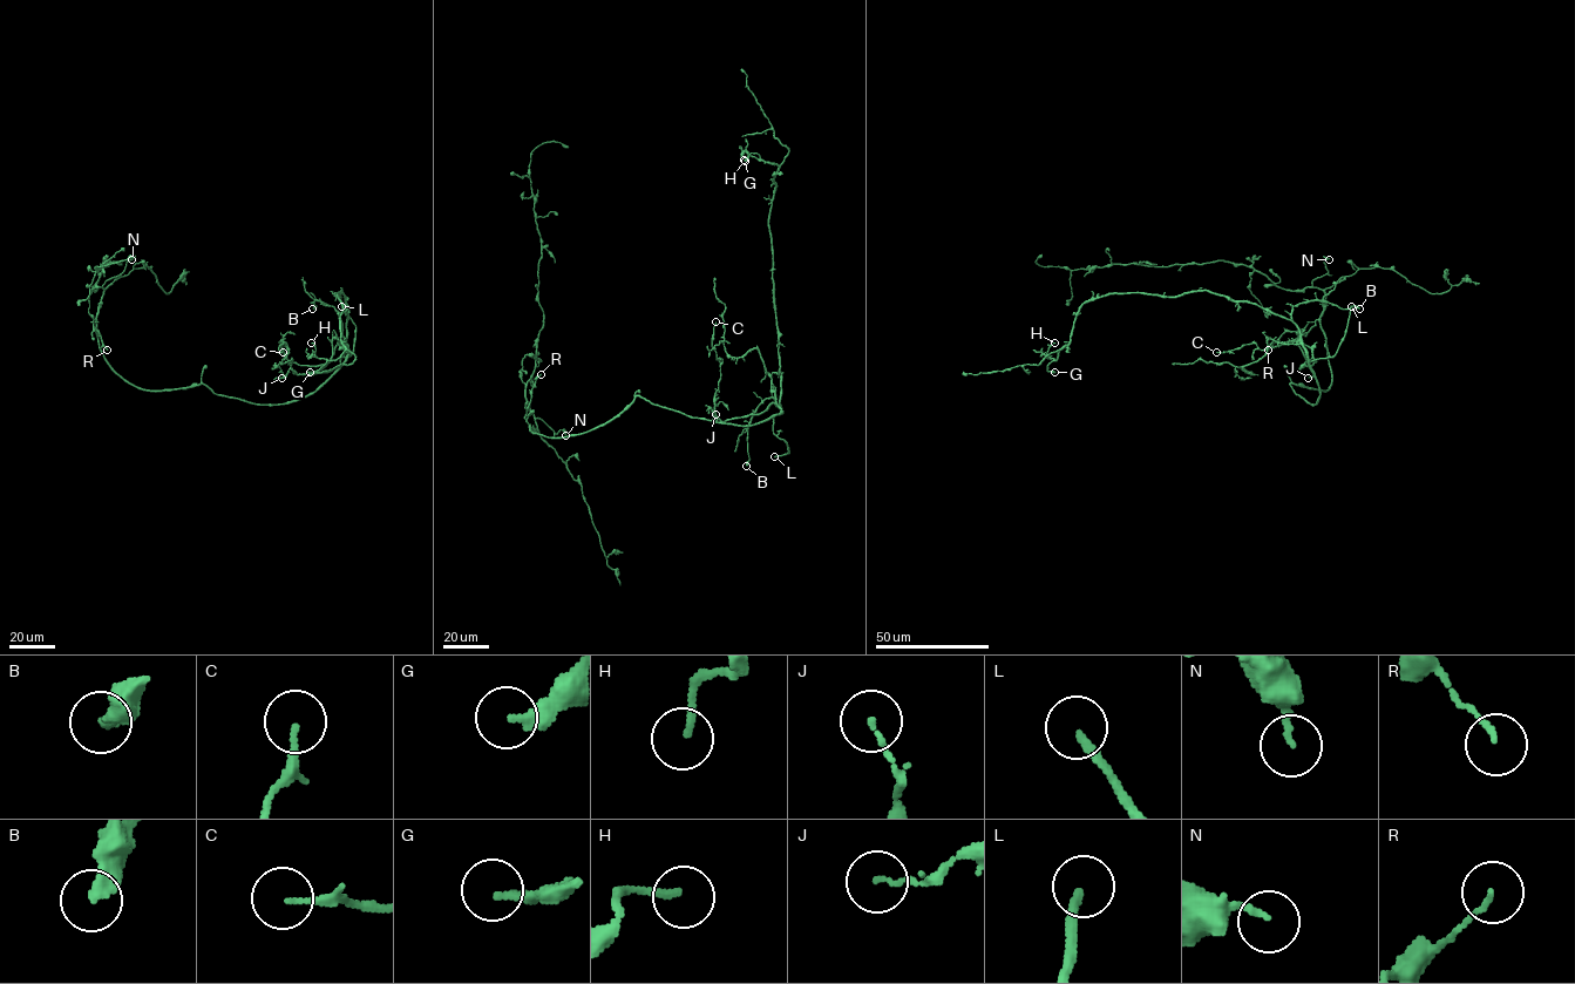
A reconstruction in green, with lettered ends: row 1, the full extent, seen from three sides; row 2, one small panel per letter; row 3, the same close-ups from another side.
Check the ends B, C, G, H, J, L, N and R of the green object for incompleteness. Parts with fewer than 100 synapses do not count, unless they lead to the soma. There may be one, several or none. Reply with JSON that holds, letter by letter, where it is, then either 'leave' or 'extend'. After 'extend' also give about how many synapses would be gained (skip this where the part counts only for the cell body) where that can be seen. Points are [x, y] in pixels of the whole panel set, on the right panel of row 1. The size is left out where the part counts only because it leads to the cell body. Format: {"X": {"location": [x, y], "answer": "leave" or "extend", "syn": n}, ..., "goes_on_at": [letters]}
{"B": {"location": [1359, 309], "answer": "leave"}, "C": {"location": [1216, 352], "answer": "leave"}, "G": {"location": [1054, 372], "answer": "leave"}, "H": {"location": [1054, 343], "answer": "leave"}, "J": {"location": [1308, 378], "answer": "leave"}, "L": {"location": [1351, 306], "answer": "extend"}, "N": {"location": [1329, 259], "answer": "leave"}, "R": {"location": [1268, 350], "answer": "leave"}, "goes_on_at": ["L"]}

